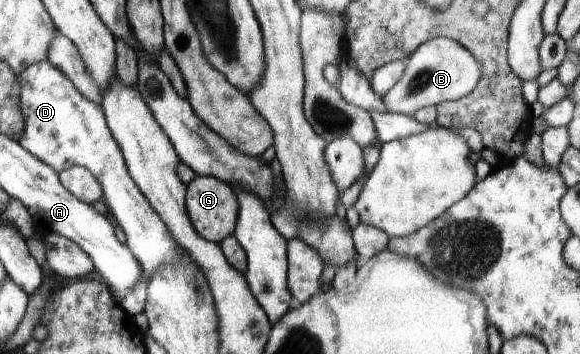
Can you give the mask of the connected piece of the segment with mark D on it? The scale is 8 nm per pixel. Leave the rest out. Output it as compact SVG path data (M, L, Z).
M48 60L28 66L21 74L17 74L16 80L19 84L19 104L25 116L23 136L18 142L29 154L48 163L57 173L69 167L82 166L100 181L104 188L103 200L123 230L125 246L132 250L135 260L141 264L141 280L120 303L131 316L143 313L147 302L147 286L153 274L157 274L157 270L165 270L167 266L177 268L185 262L194 262L191 254L173 238L163 220L133 182L127 160L109 130L102 106L85 98L72 79Z

